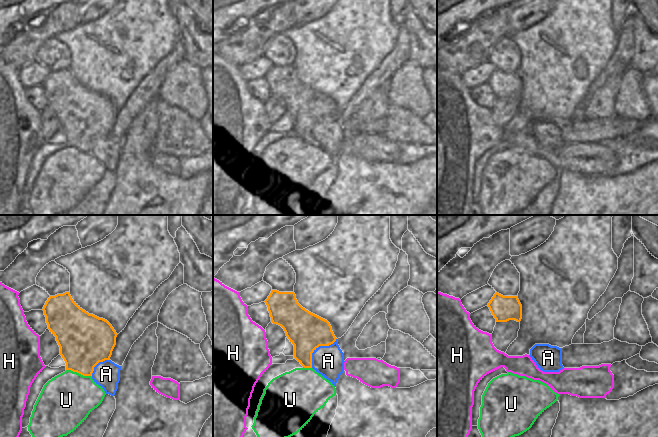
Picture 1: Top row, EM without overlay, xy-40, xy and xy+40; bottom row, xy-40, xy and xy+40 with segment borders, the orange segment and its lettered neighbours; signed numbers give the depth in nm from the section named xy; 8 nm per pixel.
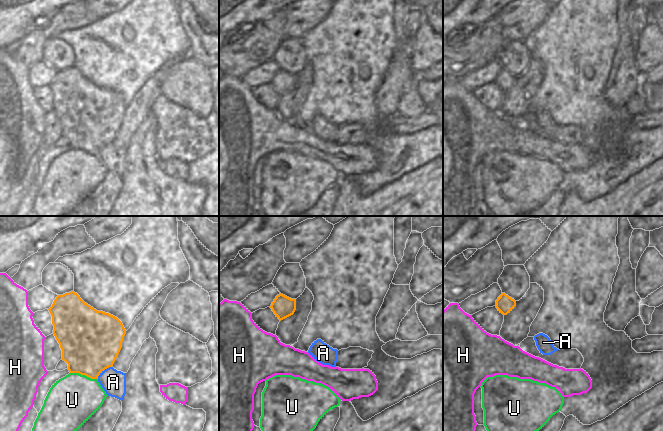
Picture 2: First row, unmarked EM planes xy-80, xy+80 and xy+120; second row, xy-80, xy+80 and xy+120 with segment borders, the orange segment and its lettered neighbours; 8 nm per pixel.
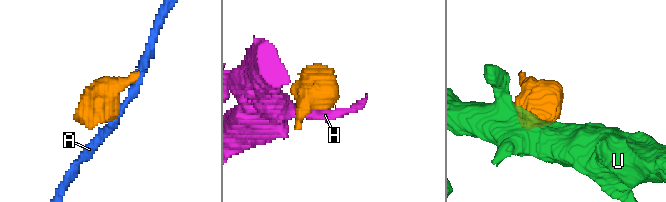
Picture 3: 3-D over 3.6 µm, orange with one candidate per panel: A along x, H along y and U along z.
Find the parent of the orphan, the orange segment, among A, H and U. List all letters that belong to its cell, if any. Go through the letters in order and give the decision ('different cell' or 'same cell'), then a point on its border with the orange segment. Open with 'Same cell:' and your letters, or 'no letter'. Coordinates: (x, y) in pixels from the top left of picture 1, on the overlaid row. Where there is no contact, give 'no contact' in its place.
Same cell: A
A: same cell | xy (317, 347)
H: different cell | no contact
U: different cell | xy-40 (79, 373)

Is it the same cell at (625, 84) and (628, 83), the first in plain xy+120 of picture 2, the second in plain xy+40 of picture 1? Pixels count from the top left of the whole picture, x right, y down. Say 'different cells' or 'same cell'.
different cells

